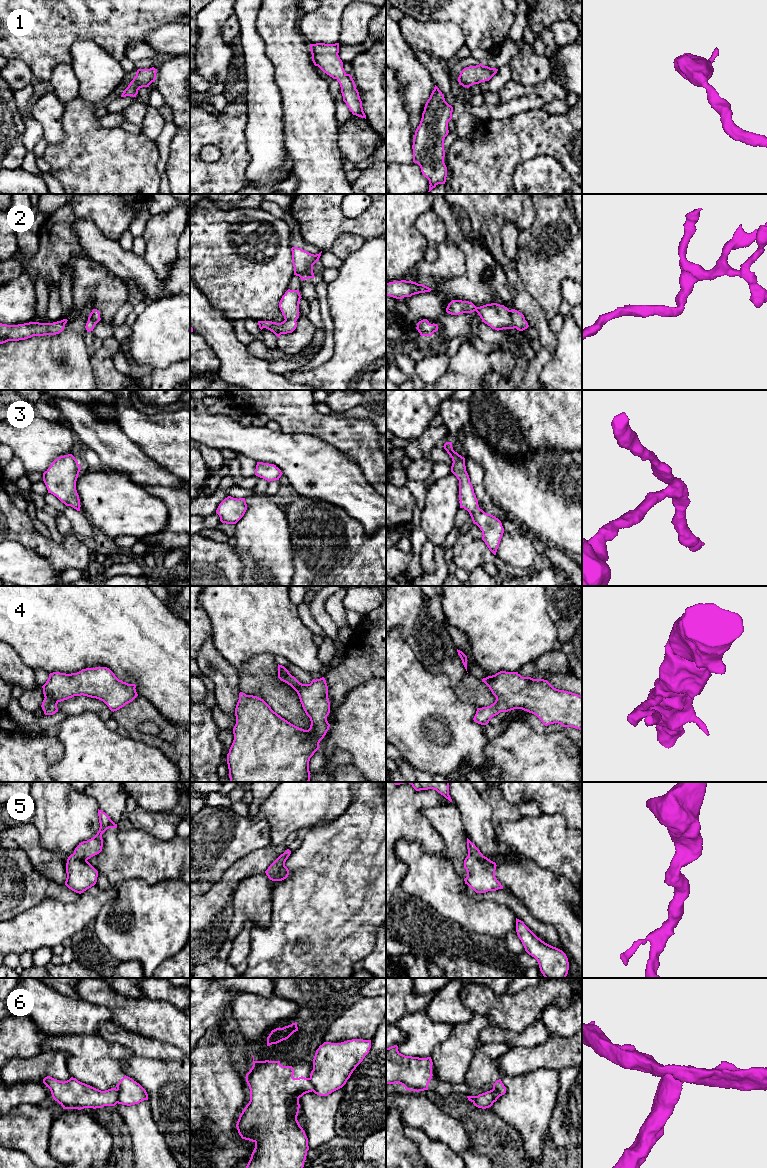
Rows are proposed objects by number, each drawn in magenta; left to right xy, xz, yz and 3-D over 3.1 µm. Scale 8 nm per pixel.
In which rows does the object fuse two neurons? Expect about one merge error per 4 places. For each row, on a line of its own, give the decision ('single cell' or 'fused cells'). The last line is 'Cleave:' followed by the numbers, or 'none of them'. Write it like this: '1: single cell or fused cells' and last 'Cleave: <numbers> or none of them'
1: single cell
2: single cell
3: single cell
4: single cell
5: single cell
6: fused cells
Cleave: 6

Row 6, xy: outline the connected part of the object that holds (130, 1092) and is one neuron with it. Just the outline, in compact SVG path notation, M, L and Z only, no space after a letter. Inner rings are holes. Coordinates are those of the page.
M124 1076L117 1087L117 1103L122 1105L135 1105L144 1100L148 1100L146 1090L136 1081L128 1076Z

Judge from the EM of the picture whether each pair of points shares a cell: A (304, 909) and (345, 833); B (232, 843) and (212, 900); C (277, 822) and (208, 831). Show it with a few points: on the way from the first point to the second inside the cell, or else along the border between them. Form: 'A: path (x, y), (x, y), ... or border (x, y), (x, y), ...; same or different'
A: path (323, 890), (345, 868), (345, 852); same
B: border (235, 862), (211, 885); different
C: border (250, 816), (253, 820), (266, 821), (271, 843); different

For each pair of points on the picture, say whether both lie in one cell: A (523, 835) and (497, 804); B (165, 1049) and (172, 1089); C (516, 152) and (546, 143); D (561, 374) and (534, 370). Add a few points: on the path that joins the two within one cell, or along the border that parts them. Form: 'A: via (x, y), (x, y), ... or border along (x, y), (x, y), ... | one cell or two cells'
A: border along (521, 816), (515, 820), (505, 820), (497, 837) | two cells
B: border along (144, 1056), (159, 1059), (179, 1059) | two cells
C: via (523, 146), (527, 142), (539, 142) | one cell
D: border along (554, 351), (553, 357), (541, 369), (538, 379) | two cells

